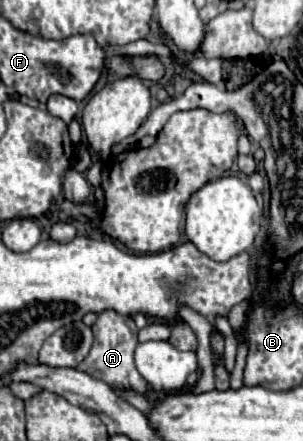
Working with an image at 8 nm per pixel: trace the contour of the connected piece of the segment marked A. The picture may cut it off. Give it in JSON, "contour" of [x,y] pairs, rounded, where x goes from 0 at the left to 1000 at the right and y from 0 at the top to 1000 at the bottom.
{"contour":[[[347,703],[327,712],[320,730],[307,735],[307,789],[287,803],[287,812],[254,830],[274,844],[294,844],[300,853],[320,853],[327,862],[347,862],[366,880],[439,880],[459,893],[479,893],[492,884],[492,871],[479,857],[452,844],[439,825],[439,794],[459,780],[452,776],[452,739],[432,717],[406,717],[380,703]]]}

